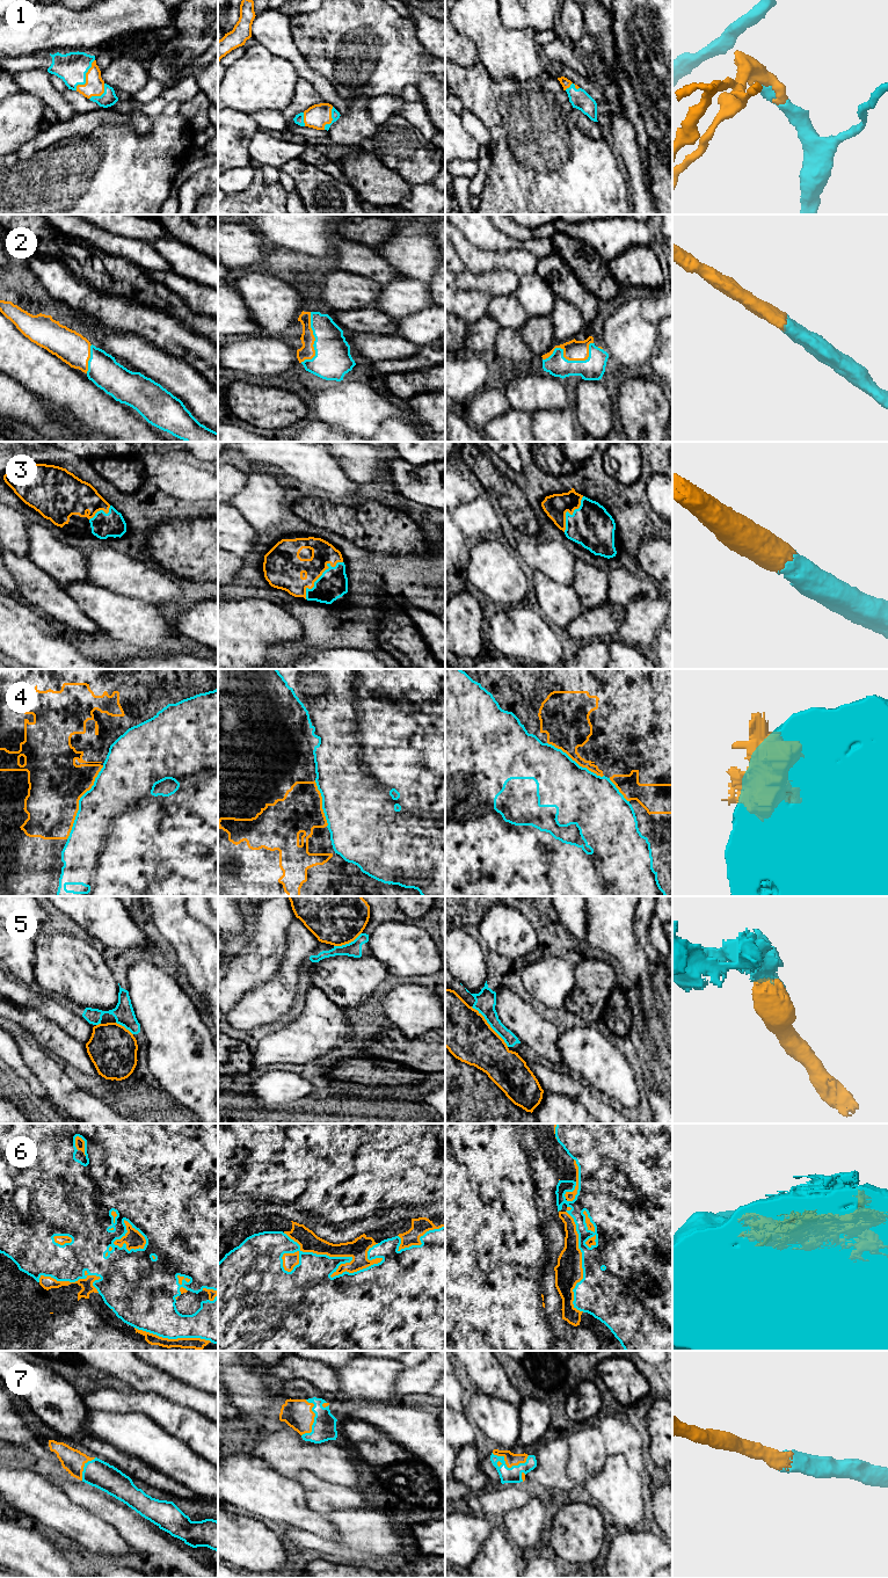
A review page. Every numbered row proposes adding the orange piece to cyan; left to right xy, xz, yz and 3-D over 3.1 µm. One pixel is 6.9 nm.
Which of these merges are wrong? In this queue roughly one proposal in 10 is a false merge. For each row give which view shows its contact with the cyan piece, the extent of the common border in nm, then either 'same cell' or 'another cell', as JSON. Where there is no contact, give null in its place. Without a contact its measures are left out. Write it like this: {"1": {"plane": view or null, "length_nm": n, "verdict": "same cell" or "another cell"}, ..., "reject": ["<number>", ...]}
{"1": {"plane": "xy", "length_nm": 260, "verdict": "same cell"}, "2": {"plane": "yz", "length_nm": 380, "verdict": "same cell"}, "3": {"plane": "xz", "length_nm": 380, "verdict": "same cell"}, "4": {"plane": "xy", "length_nm": 550, "verdict": "same cell"}, "5": {"plane": "yz", "length_nm": 380, "verdict": "same cell"}, "6": {"plane": "xz", "length_nm": 700, "verdict": "same cell"}, "7": {"plane": "yz", "length_nm": 260, "verdict": "same cell"}, "reject": []}

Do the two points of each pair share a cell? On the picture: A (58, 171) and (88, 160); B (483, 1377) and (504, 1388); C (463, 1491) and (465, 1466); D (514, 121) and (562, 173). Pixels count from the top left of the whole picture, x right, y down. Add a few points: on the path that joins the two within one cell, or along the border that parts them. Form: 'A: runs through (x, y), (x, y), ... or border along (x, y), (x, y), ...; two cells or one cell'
A: runs through (65, 171), (78, 171), (81, 167); one cell
B: runs through (488, 1377), (500, 1387); one cell
C: border along (457, 1480), (470, 1492); two cells
D: runs through (526, 133), (529, 139), (550, 160); one cell

